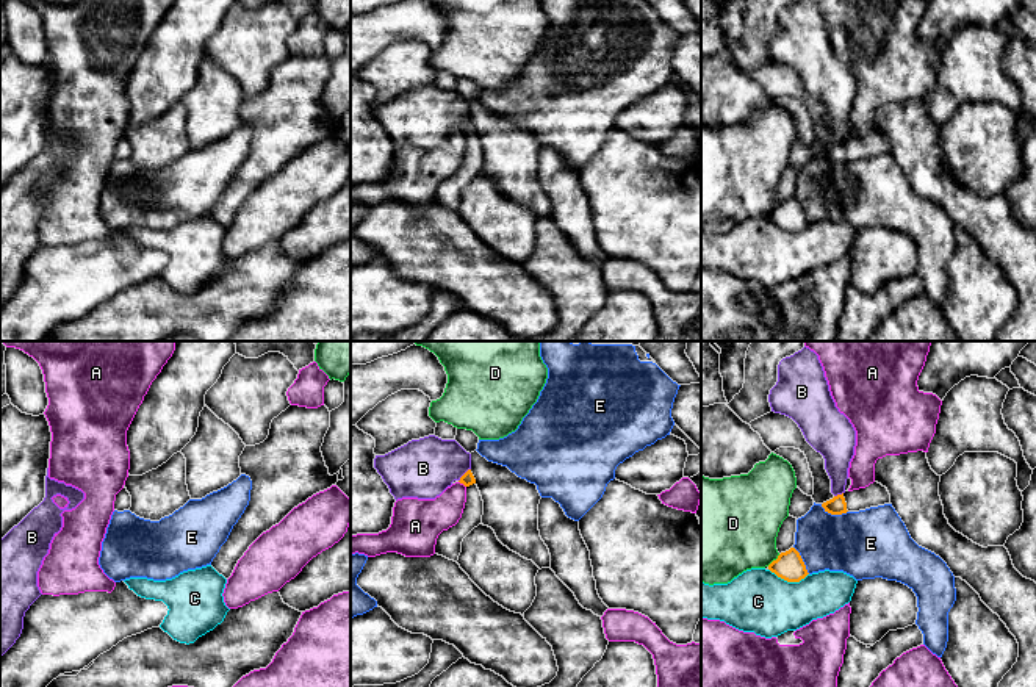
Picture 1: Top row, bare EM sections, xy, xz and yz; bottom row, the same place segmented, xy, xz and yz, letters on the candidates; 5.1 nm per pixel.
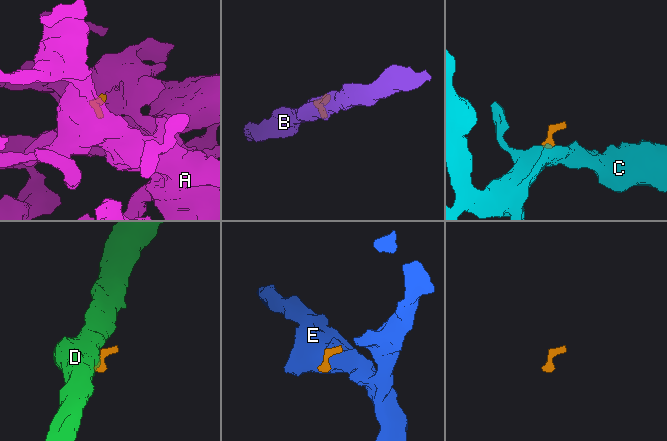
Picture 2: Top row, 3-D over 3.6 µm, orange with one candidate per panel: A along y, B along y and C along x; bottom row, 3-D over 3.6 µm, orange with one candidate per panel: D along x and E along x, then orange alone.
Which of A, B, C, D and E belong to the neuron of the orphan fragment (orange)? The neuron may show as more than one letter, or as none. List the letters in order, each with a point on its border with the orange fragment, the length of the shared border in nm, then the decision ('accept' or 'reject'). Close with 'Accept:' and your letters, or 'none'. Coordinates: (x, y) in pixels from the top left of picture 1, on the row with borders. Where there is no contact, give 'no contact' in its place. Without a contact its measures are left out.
A: xz (462, 482) | 50 nm | reject
B: xz (464, 474) | 90 nm | reject
C: yz (789, 581) | 220 nm | reject
D: yz (773, 561) | 90 nm | reject
E: yz (834, 514) | 150 nm | reject
Accept: none

